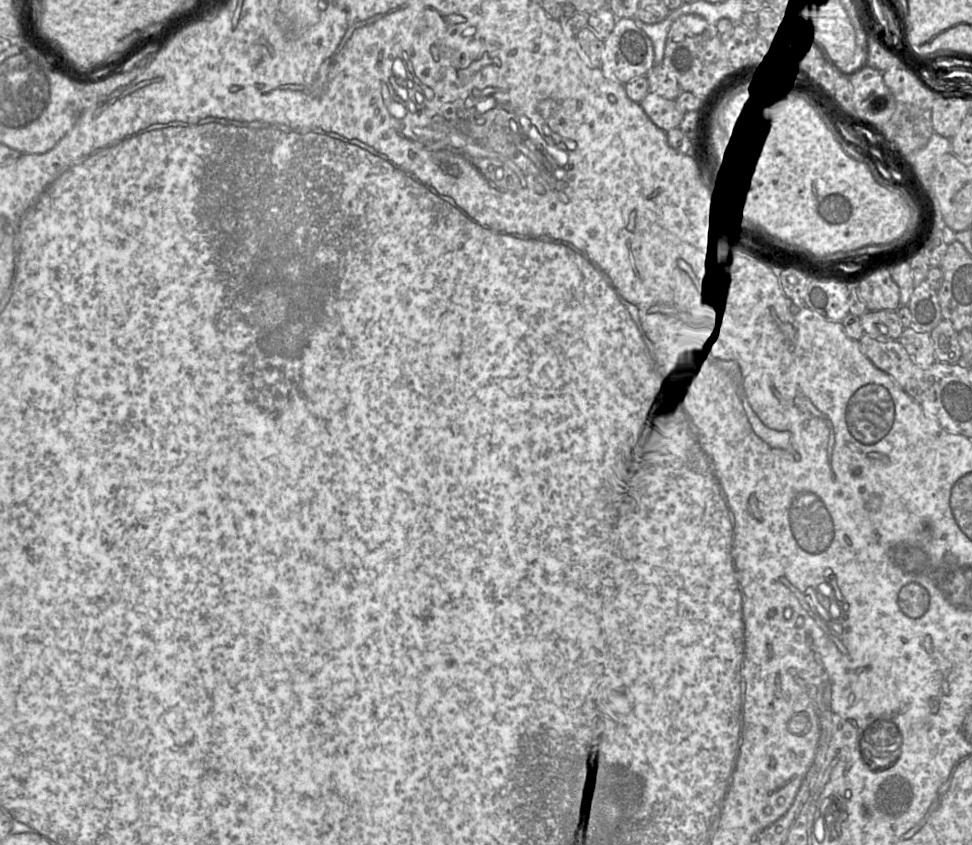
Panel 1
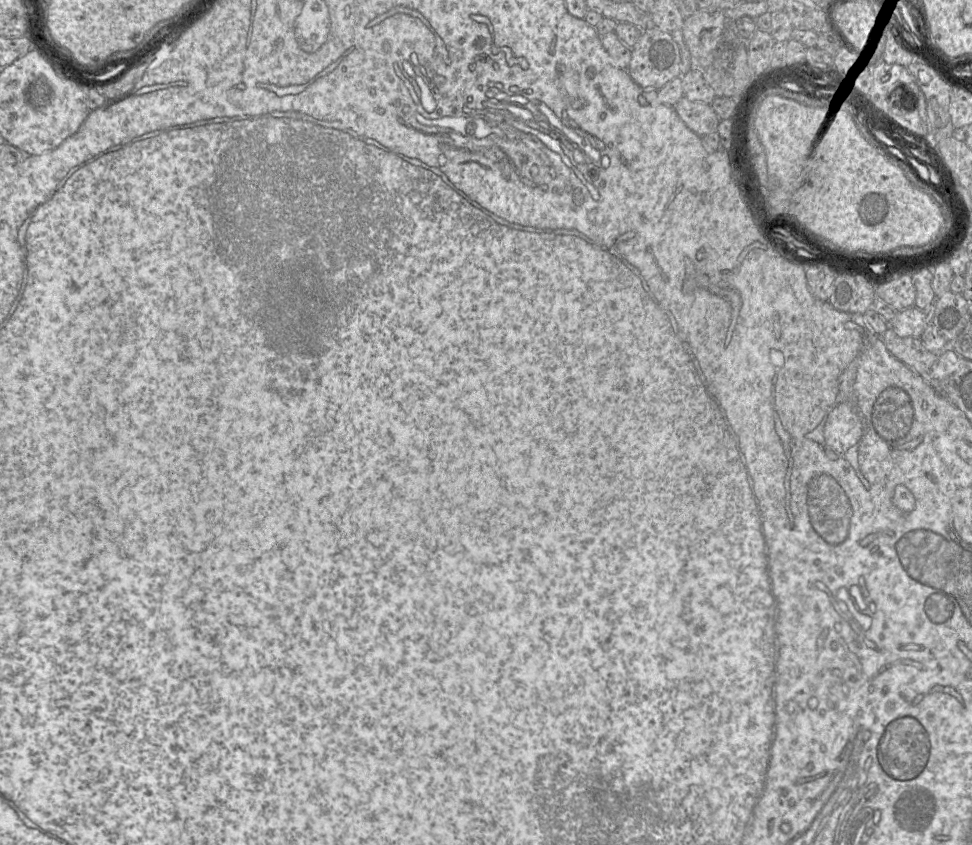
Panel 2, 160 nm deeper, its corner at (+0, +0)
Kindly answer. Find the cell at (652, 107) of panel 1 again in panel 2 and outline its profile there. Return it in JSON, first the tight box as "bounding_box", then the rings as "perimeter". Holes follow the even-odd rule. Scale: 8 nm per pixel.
{"bounding_box":[673,96,720,135],"perimeter":[[[684,96],[673,107],[686,126],[697,135],[717,131],[720,119],[710,104],[691,101]]]}

